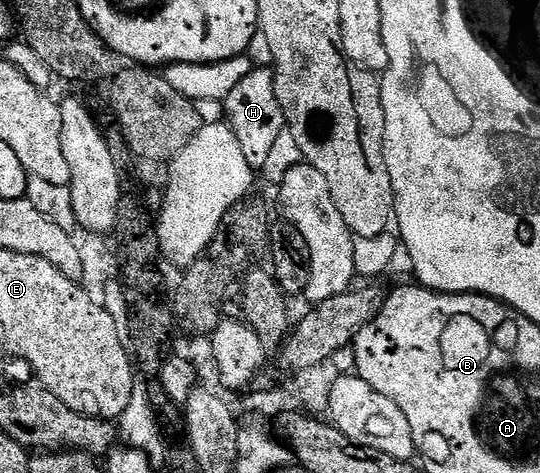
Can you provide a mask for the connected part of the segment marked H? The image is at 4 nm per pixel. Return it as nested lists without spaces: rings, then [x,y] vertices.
[[[255,67],[224,100],[226,122],[239,139],[239,145],[243,147],[243,155],[254,171],[262,170],[272,146],[286,126],[283,109],[279,106],[278,96],[275,95],[275,77],[272,68]]]

